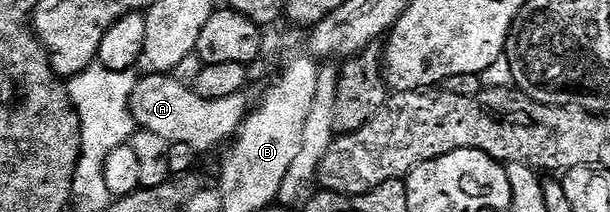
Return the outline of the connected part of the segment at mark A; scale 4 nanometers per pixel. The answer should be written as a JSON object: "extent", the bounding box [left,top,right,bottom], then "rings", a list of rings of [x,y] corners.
{"extent":[129,73,247,152],"rings":[[[146,73],[146,78],[138,77],[133,83],[133,91],[129,97],[129,111],[134,123],[140,129],[147,132],[155,132],[164,142],[170,144],[182,142],[190,146],[193,152],[205,150],[208,146],[213,146],[216,142],[232,139],[241,128],[241,123],[245,120],[247,105],[245,106],[244,97],[236,94],[223,100],[207,100],[203,96],[196,94],[186,83],[178,82],[169,74]]]}

